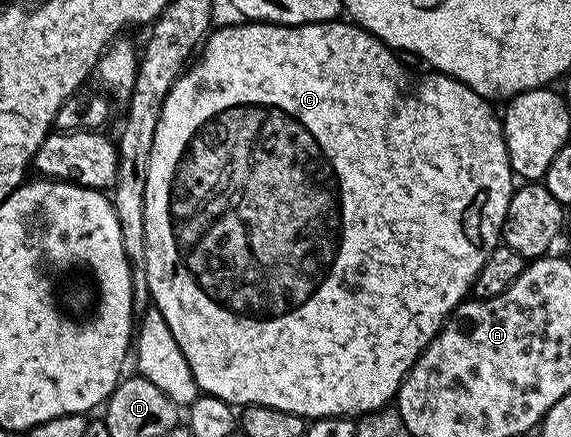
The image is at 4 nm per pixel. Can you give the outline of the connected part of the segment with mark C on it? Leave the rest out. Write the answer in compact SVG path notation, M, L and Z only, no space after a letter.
M337 19L324 24L238 23L231 24L228 28L216 27L208 35L197 59L169 90L163 103L161 118L157 122L157 134L153 134L153 150L149 154L149 178L145 178L145 266L151 304L161 310L177 346L181 346L181 354L185 354L185 362L189 362L189 370L193 370L193 378L200 393L221 398L232 406L273 406L277 410L289 410L311 420L319 420L322 416L358 418L367 412L388 407L398 397L399 387L407 377L407 372L414 366L415 359L423 353L423 349L435 337L436 332L447 323L447 317L468 299L471 283L477 278L481 266L485 266L491 251L500 247L505 210L509 206L513 191L513 173L511 159L507 153L507 140L503 137L503 121L497 112L495 116L494 110L491 109L494 108L492 101L484 100L469 86L451 76L444 76L442 72L418 72L408 68L392 49L354 22L343 24L342 19Z

